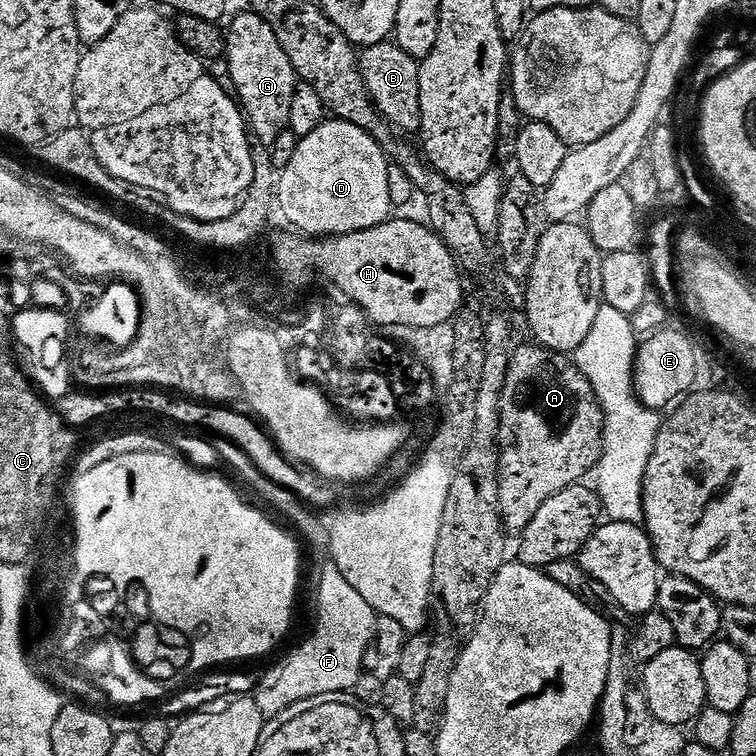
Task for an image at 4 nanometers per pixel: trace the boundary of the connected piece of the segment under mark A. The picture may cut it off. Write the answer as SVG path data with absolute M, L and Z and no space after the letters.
M535 343L528 344L525 348L520 348L517 352L511 353L508 361L508 373L504 389L500 395L500 423L498 427L498 502L500 503L500 518L504 521L504 527L509 533L519 534L526 526L530 526L530 518L538 514L542 502L546 502L554 494L566 490L572 484L581 483L585 479L584 475L591 473L597 464L600 463L602 451L602 441L604 439L604 404L596 397L596 392L590 386L590 382L576 369L575 363L568 358L552 358L556 360L548 361L550 357L549 349L537 346Z

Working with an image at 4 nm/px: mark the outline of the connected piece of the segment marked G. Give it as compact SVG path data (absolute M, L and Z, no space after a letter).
M247 11L242 13L241 16L234 17L232 25L228 28L228 48L226 44L228 73L234 82L234 96L244 113L244 119L251 135L257 141L260 139L264 146L270 146L288 128L290 104L291 99L294 98L298 77L290 58L286 58L286 50L282 50L282 46L278 42L277 29L269 26L260 17L259 11Z

